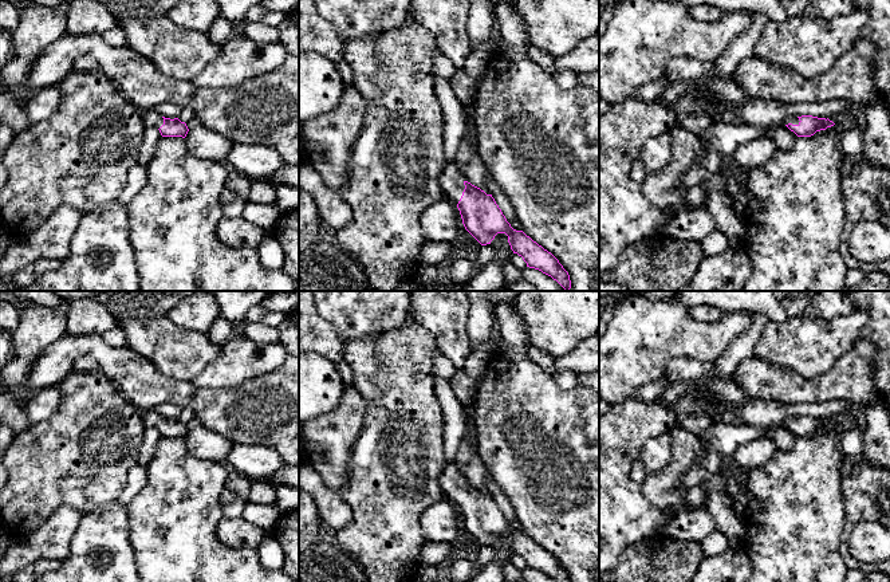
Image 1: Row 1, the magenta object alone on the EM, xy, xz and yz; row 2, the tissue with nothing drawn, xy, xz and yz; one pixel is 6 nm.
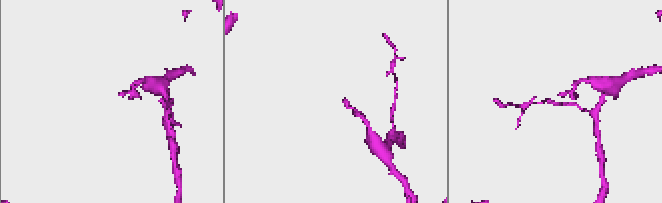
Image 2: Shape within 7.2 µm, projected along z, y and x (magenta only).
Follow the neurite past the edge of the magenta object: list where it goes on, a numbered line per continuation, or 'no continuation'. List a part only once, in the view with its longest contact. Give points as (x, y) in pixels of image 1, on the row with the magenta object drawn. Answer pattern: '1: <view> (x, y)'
1: xz (451, 179)

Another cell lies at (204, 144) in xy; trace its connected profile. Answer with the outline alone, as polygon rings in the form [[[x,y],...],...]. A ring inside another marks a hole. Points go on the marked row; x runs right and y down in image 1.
[[[202,125],[188,131],[185,143],[194,157],[220,164],[227,164],[233,148],[228,138]]]

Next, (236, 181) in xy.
[[[229,168],[225,188],[233,190],[241,198],[248,200],[253,180],[239,173],[236,169]]]

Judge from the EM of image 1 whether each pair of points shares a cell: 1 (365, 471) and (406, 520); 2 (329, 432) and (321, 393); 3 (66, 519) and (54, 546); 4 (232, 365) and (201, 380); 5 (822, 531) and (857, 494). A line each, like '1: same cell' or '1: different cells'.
1: same cell
2: different cells
3: same cell
4: same cell
5: different cells

